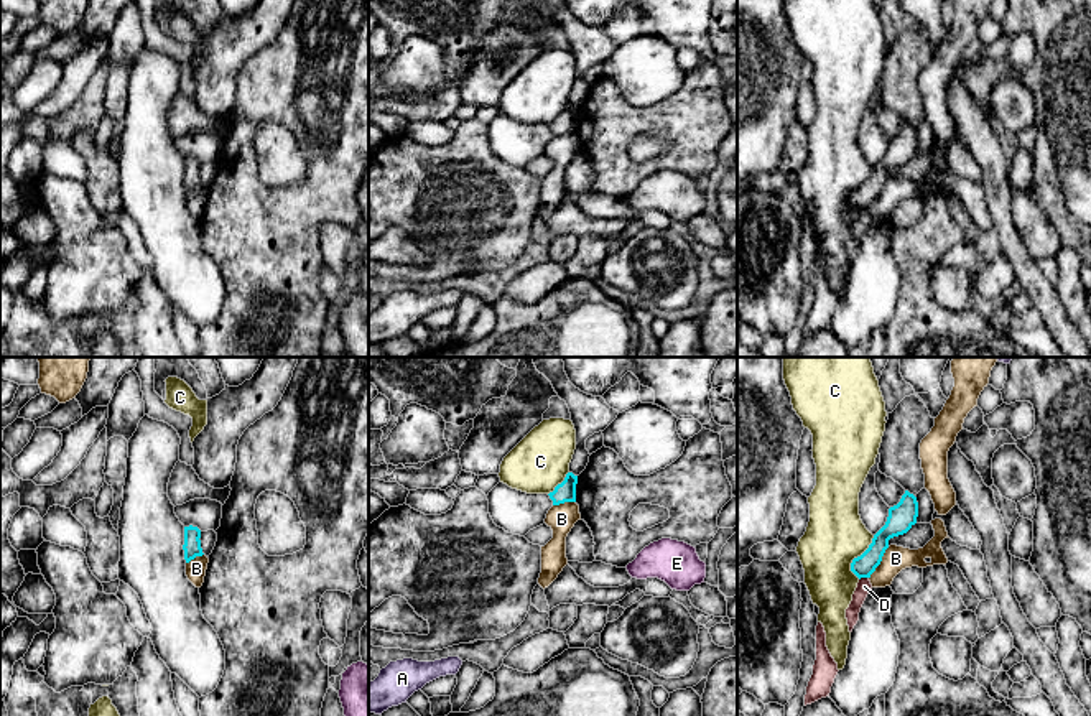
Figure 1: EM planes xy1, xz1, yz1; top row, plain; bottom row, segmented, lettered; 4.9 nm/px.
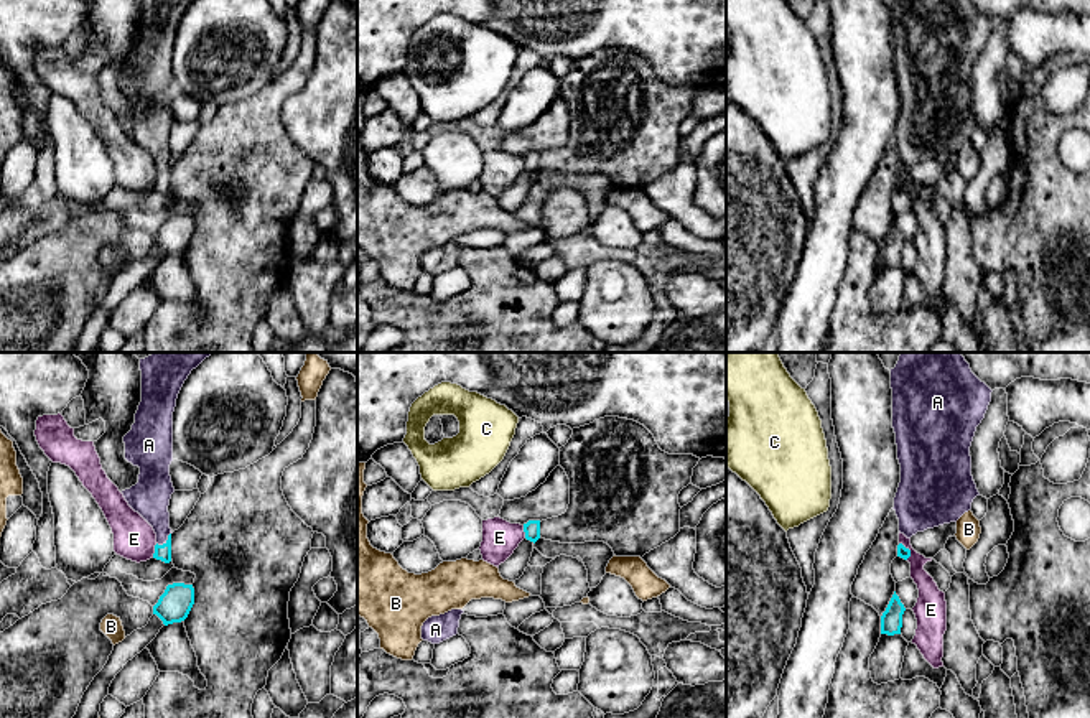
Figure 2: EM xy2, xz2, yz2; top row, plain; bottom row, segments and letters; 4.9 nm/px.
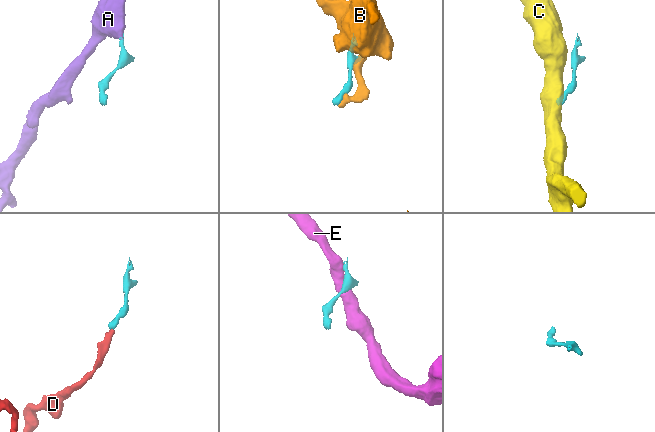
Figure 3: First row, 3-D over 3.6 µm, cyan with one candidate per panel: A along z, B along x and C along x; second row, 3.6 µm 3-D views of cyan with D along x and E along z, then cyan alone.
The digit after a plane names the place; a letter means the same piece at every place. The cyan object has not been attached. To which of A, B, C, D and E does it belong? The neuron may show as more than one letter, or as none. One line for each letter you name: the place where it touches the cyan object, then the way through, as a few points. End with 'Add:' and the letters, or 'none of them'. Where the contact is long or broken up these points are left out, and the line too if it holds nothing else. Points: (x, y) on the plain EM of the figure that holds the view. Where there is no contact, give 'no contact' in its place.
A: meets cyan in xy2 at (167, 172); runs through xy2 (162, 183), (167, 172), (150, 127)
D: meets cyan in yz1 at (863, 208); runs through yz1 (863, 198), (863, 208), (864, 218)
Add: A, D

